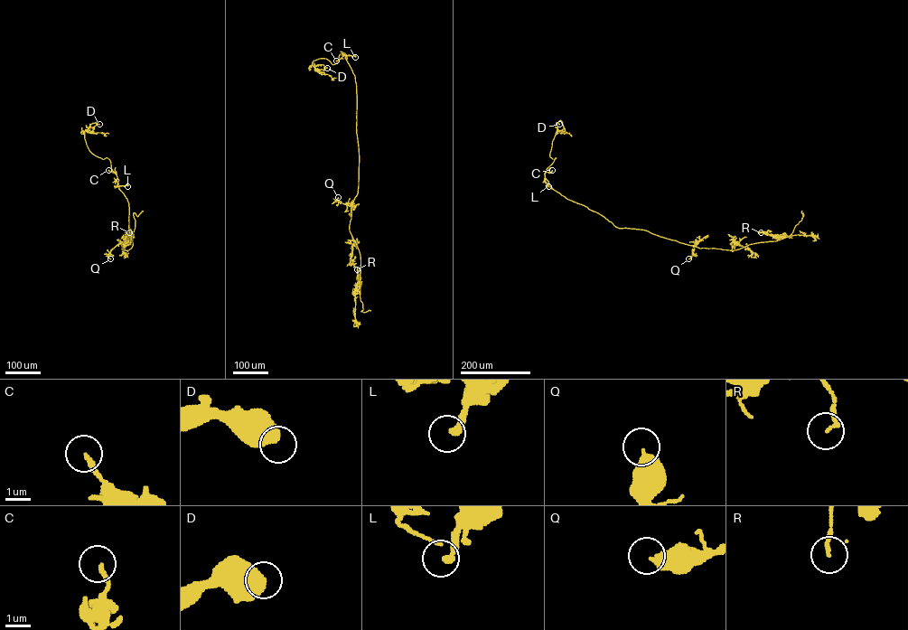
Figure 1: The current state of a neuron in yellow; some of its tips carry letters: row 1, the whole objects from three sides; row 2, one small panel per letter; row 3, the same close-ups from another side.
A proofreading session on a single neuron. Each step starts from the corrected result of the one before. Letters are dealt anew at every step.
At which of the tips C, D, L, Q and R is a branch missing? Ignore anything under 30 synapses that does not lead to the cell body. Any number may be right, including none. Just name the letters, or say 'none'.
none

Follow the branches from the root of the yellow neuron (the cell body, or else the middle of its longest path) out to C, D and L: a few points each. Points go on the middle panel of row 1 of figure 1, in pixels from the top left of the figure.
C: (358, 141), (354, 75), (345, 53), (336, 61)
D: (358, 141), (356, 83), (346, 54), (341, 53), (333, 64), (324, 58), (312, 62), (313, 67), (327, 68)
L: (358, 141), (356, 83), (346, 60), (347, 55), (355, 57)

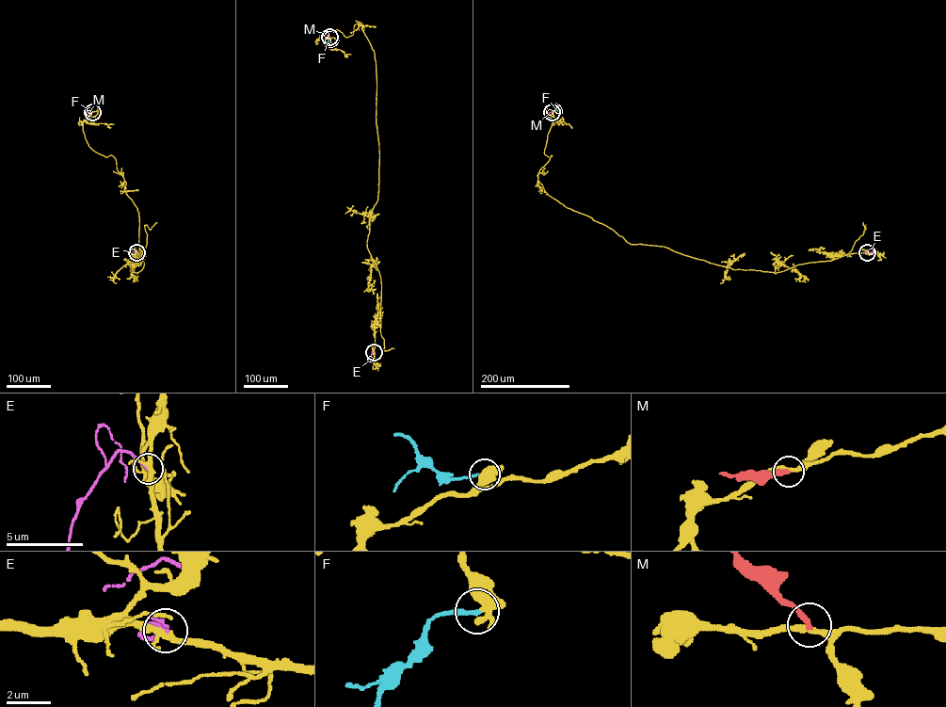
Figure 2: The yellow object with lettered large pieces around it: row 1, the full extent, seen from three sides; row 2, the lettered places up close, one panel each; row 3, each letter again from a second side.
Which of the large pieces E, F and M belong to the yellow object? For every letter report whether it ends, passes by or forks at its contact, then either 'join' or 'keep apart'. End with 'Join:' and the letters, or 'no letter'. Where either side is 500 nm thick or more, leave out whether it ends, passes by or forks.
E: it ends | keep apart
F: it ends | keep apart
M: it ends | keep apart
Join: no letter

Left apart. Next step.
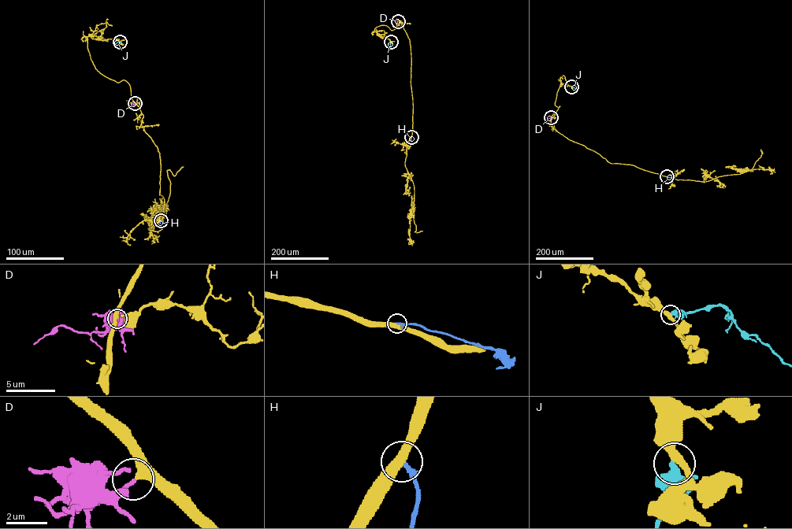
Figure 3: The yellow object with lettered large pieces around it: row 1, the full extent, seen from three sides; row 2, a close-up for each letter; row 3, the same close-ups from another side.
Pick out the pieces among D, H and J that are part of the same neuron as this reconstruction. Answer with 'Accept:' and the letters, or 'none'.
Accept: D

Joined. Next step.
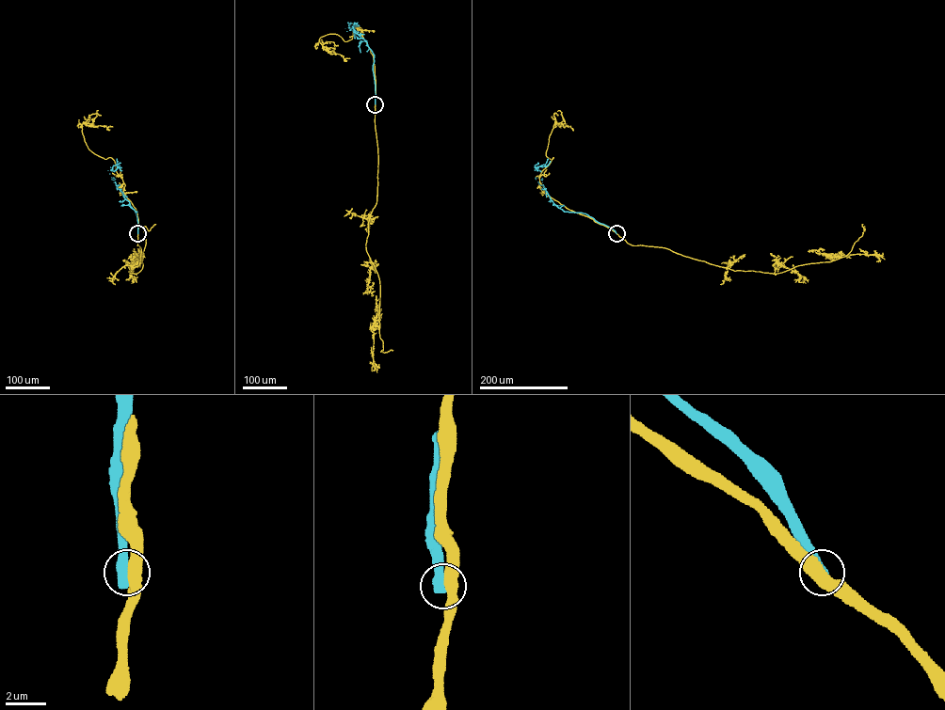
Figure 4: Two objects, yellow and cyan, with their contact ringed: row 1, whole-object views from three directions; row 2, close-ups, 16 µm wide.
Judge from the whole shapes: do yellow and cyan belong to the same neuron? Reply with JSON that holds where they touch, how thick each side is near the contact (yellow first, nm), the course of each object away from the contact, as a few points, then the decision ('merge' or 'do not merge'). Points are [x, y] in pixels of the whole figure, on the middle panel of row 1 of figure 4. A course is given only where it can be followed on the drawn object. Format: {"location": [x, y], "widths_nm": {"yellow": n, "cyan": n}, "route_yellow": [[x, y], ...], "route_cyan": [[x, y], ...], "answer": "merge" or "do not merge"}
{"location": [375, 104], "widths_nm": {"yellow": 550, "cyan": 600}, "route_yellow": [[375, 104], [377, 195], [368, 222], [366, 247], [379, 281], [379, 334], [383, 348], [380, 352], [392, 350]], "route_cyan": [[375, 104], [374, 55], [366, 41], [348, 23], [350, 28], [356, 23], [355, 38]], "answer": "do not merge"}

